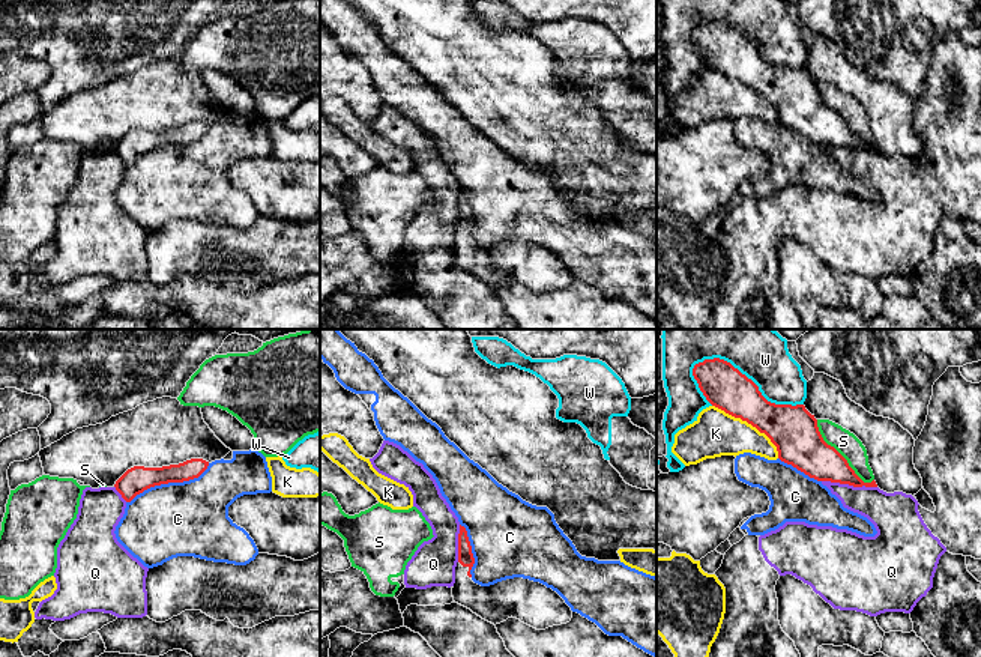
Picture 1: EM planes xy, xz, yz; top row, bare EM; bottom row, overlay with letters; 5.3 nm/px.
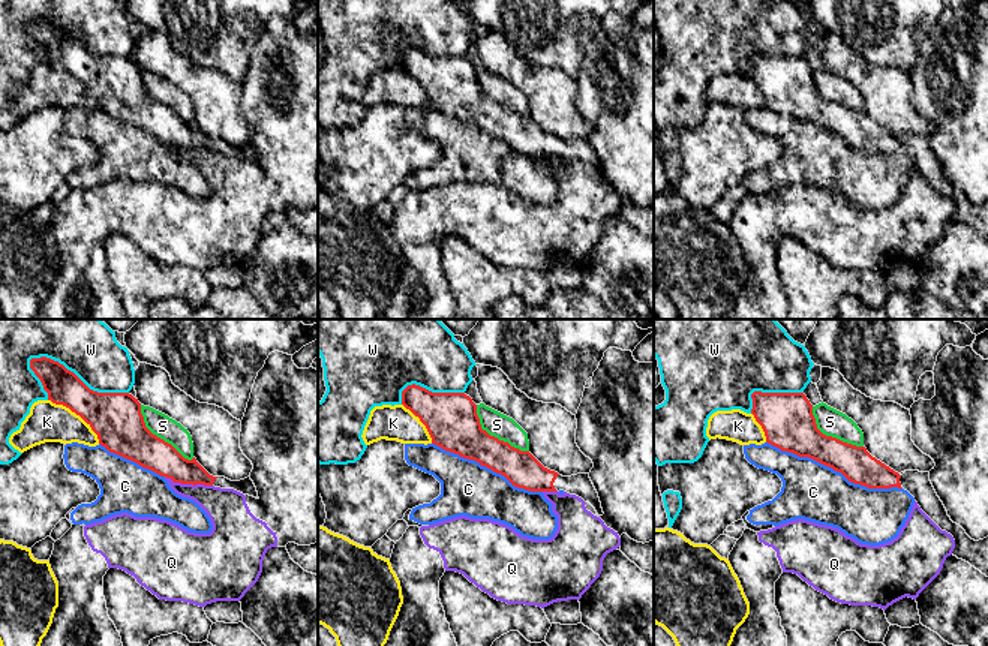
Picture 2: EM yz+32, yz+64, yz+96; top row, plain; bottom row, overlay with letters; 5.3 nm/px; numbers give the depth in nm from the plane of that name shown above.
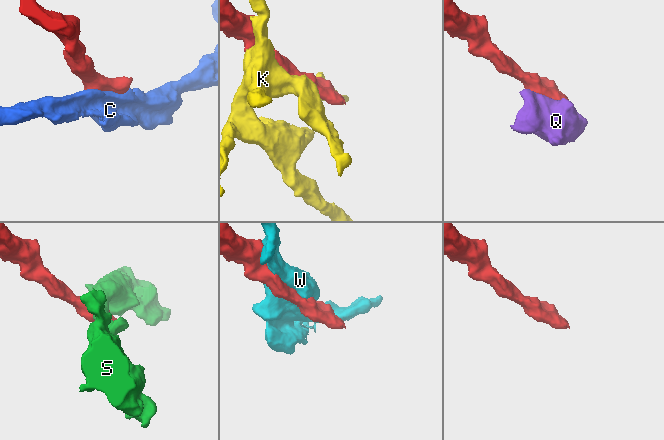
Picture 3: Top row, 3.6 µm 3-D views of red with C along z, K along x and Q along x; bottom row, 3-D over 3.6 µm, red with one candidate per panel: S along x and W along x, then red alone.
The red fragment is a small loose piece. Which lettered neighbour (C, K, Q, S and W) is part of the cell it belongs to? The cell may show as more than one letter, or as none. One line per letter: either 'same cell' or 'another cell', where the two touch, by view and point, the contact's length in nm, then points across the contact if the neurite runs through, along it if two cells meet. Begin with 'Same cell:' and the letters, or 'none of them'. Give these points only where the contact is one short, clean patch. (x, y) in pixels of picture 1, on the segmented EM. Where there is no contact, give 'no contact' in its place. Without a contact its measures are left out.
Same cell: none of them
C: another cell; contact xy (169, 481); length 500 nm
K: another cell; contact yz (750, 423); length 460 nm
Q: another cell; contact yz (849, 484); length 300 nm
S: another cell; contact yz (839, 453); length 460 nm
W: another cell; contact yz (747, 378); length 650 nm

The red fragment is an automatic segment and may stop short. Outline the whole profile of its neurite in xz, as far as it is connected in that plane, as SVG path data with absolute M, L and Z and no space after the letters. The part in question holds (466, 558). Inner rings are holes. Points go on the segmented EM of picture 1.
M460 525L452 597L455 603L470 609L482 619L496 625L512 616L536 630L571 621L571 607L551 588L523 577L481 586L472 580L473 564L467 531Z

